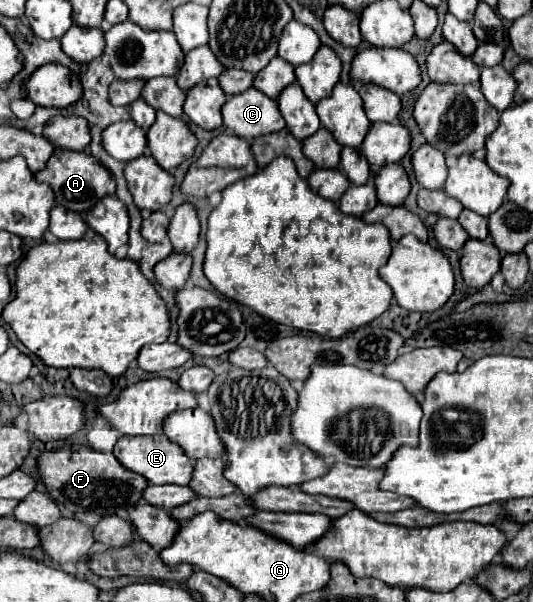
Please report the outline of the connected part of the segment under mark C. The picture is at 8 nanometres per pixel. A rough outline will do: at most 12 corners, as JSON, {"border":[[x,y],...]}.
{"border":[[251,87],[223,105],[223,125],[247,141],[281,131],[277,101]]}

